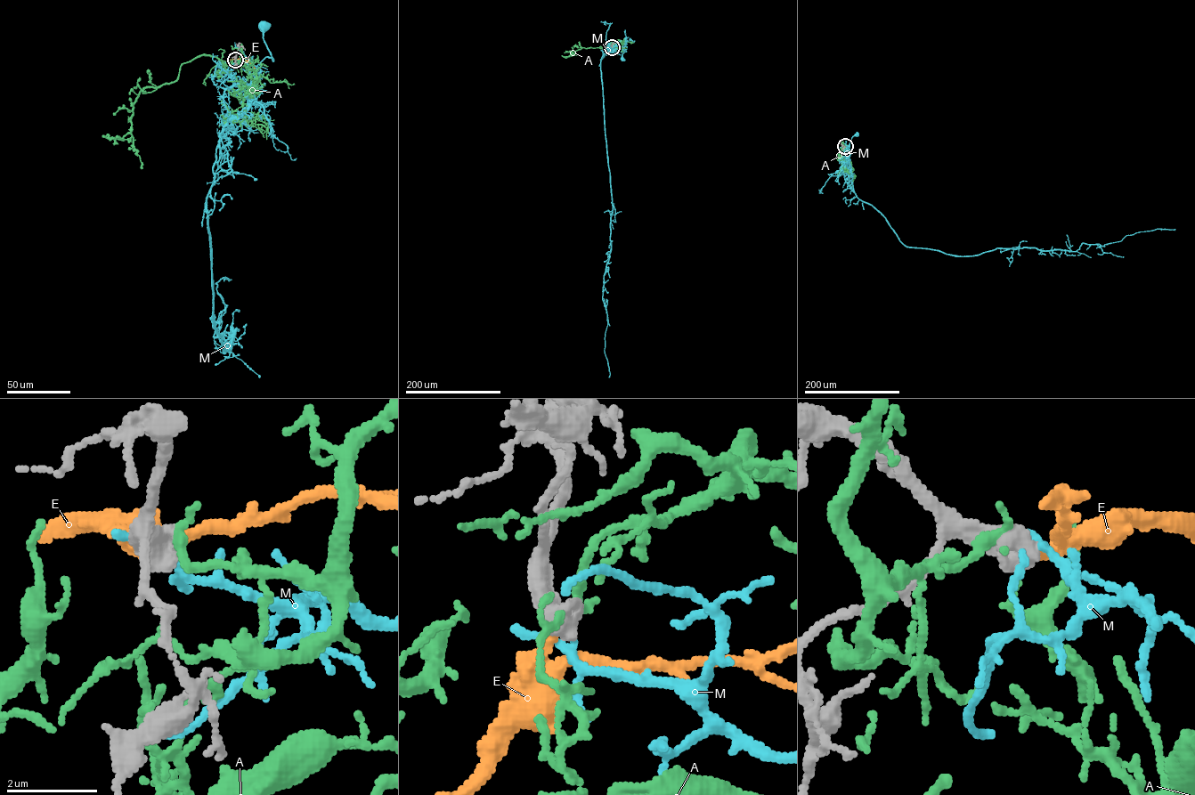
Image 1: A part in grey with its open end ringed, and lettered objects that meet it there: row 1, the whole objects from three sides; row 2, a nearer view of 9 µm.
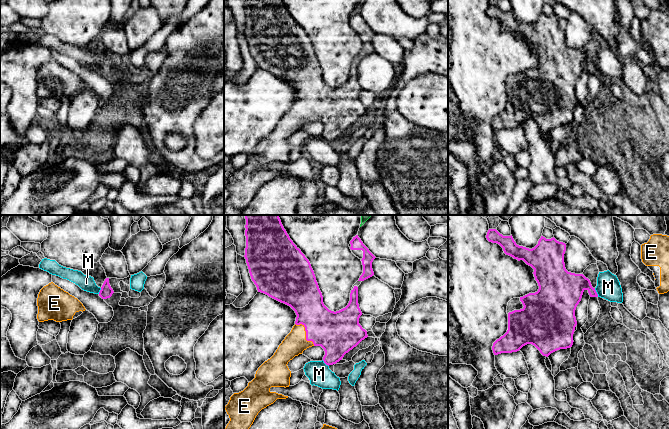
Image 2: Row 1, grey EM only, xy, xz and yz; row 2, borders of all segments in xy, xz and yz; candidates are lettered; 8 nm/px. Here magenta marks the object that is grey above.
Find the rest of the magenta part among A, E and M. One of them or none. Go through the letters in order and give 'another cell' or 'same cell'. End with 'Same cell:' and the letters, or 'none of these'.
A: another cell
E: same cell
M: another cell
Same cell: E

